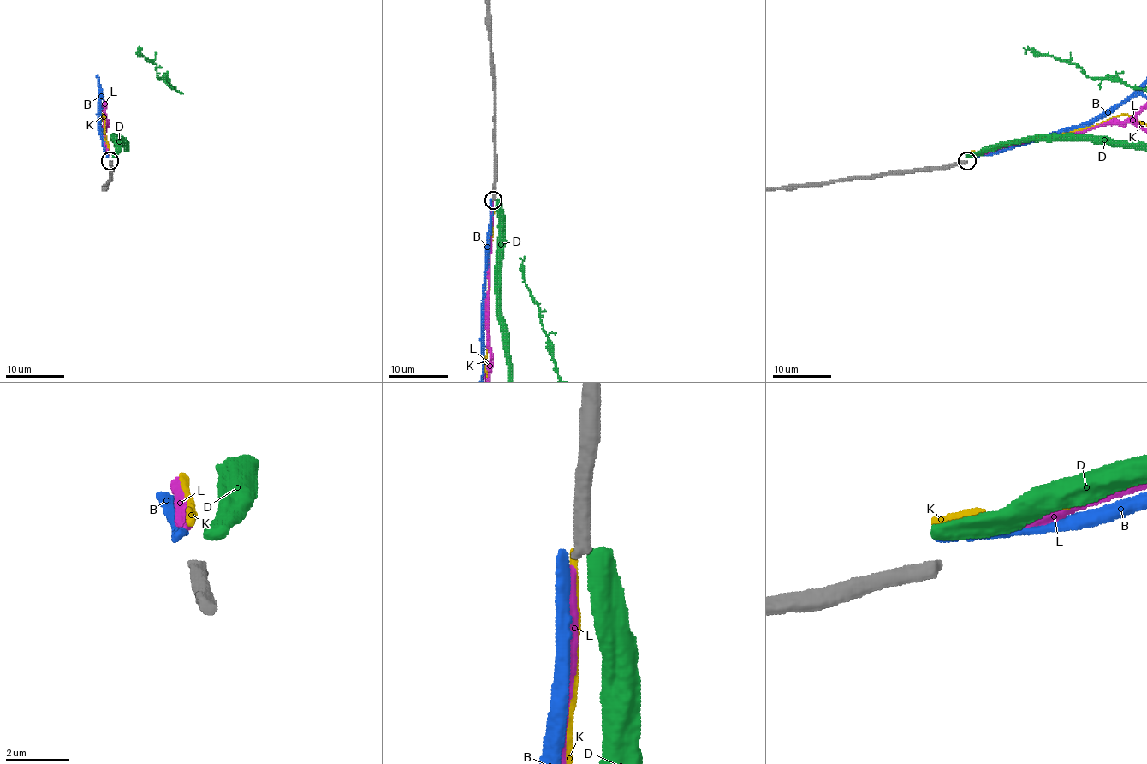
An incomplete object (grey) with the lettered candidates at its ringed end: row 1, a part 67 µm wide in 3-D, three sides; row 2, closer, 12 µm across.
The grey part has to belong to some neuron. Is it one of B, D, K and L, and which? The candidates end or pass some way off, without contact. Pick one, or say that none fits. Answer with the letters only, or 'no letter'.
no letter

